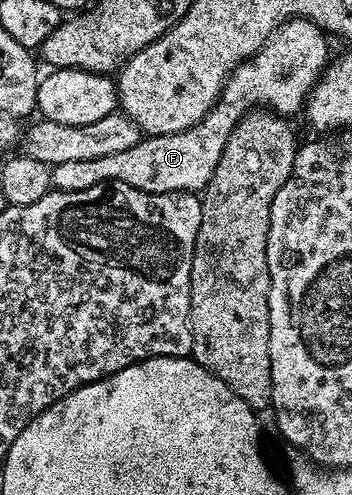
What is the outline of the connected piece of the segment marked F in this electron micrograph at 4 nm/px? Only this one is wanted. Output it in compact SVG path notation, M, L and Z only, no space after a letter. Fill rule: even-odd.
M289 17L273 36L267 50L268 61L272 64L268 77L260 74L256 63L241 65L224 85L212 110L194 127L174 135L141 136L130 151L118 151L118 155L102 155L102 159L81 159L75 163L53 165L52 189L86 191L86 187L101 185L104 181L121 181L147 193L203 191L214 175L214 167L218 167L218 159L222 159L230 131L234 131L245 113L259 106L256 105L259 101L264 104L261 106L271 107L280 115L288 115L288 112L299 114L303 110L309 93L330 60L327 40L329 38L324 30L308 18Z

